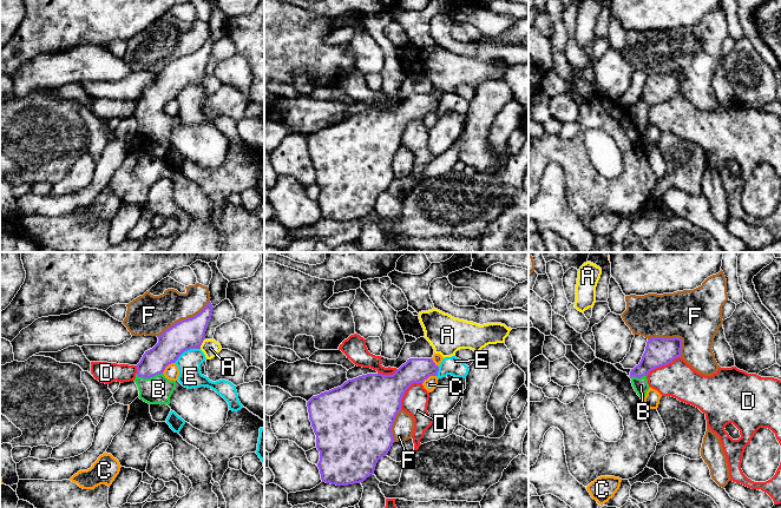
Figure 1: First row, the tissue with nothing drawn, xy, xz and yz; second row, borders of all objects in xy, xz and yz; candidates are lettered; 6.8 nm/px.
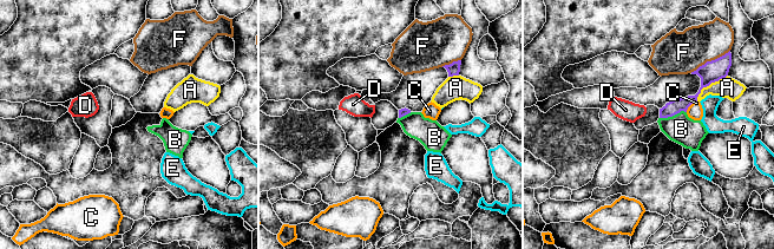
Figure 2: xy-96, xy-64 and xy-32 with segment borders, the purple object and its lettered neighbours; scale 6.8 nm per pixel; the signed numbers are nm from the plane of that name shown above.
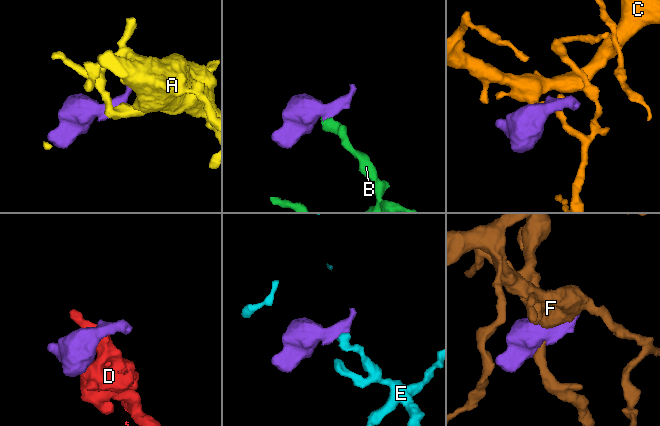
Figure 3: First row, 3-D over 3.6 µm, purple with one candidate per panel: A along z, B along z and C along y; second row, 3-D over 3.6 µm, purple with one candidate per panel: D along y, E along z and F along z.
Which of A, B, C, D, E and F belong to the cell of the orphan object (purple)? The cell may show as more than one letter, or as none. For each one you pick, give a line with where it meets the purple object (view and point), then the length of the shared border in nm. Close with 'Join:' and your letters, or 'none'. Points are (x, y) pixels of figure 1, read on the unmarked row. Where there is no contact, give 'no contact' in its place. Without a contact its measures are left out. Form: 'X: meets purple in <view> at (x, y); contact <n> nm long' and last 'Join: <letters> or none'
B: meets purple in xy at (149, 113); contact 180 nm long
Join: B

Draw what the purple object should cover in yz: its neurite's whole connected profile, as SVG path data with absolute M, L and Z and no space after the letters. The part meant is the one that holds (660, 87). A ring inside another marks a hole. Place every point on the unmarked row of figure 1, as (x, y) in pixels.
M654 73L648 75L639 100L630 107L632 123L642 137L644 137L647 127L650 124L647 116L649 108L681 93L681 85L682 75L678 73Z

